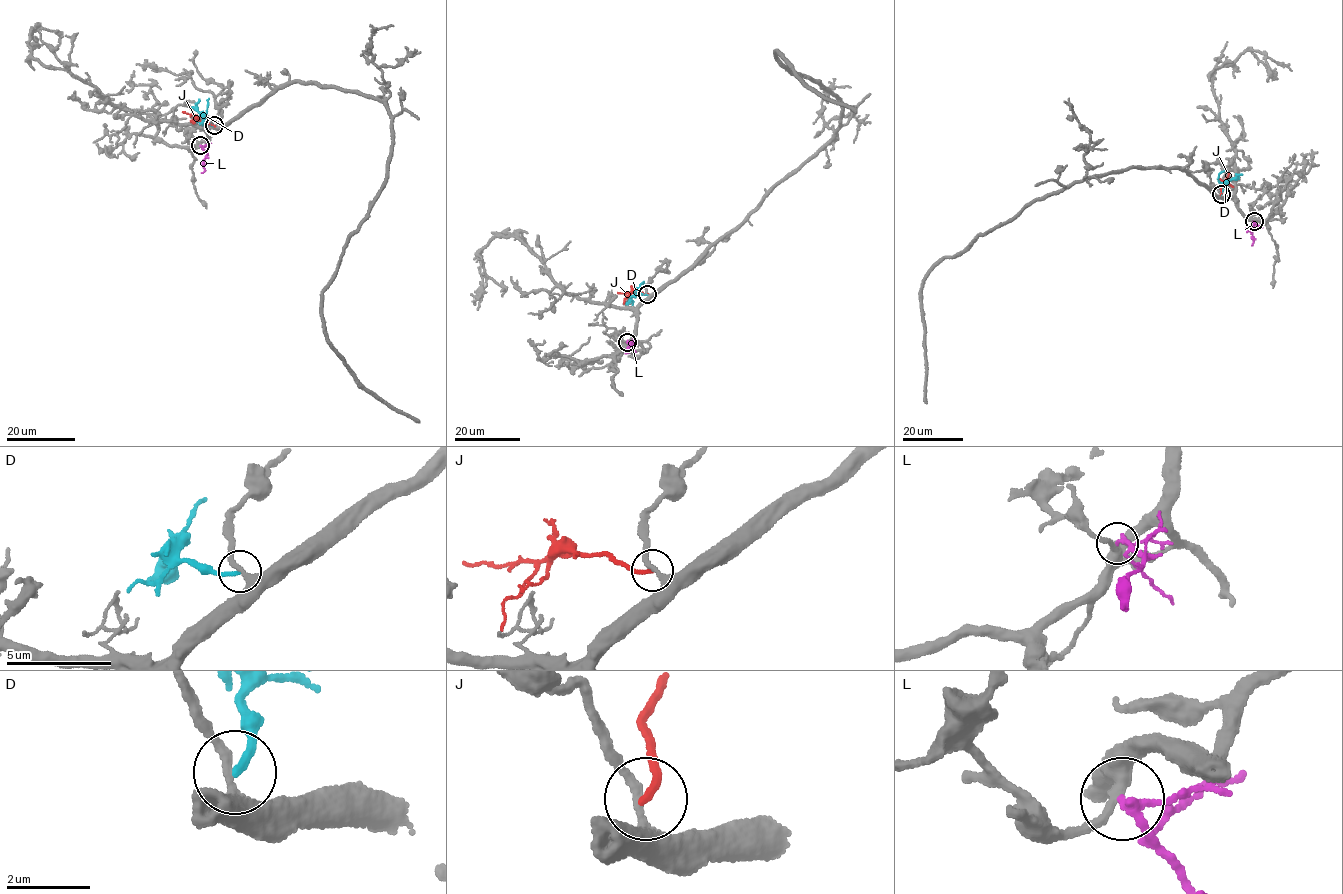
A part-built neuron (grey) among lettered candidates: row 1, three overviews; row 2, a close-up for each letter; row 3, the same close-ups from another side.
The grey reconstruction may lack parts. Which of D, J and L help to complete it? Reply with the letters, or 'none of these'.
none of these

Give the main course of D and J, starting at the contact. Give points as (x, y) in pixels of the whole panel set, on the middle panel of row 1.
D: (647, 294), (636, 291), (631, 298), (632, 305)
J: (647, 294), (633, 291), (623, 303)

